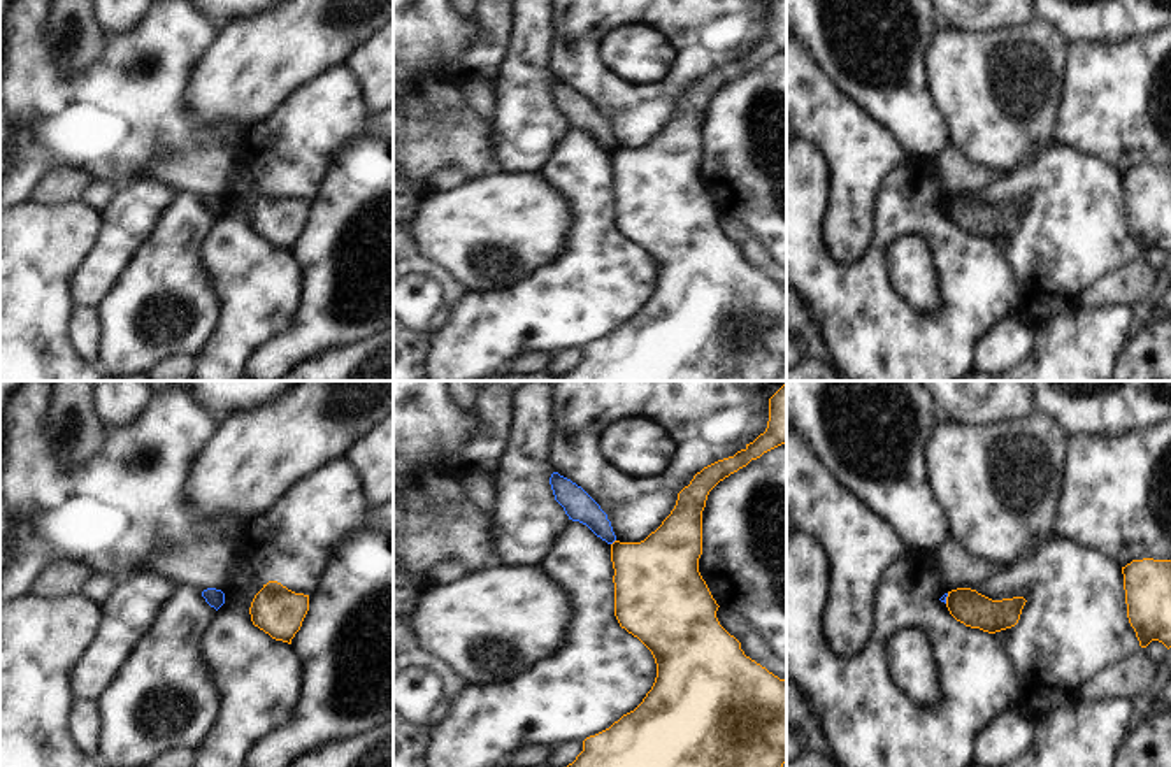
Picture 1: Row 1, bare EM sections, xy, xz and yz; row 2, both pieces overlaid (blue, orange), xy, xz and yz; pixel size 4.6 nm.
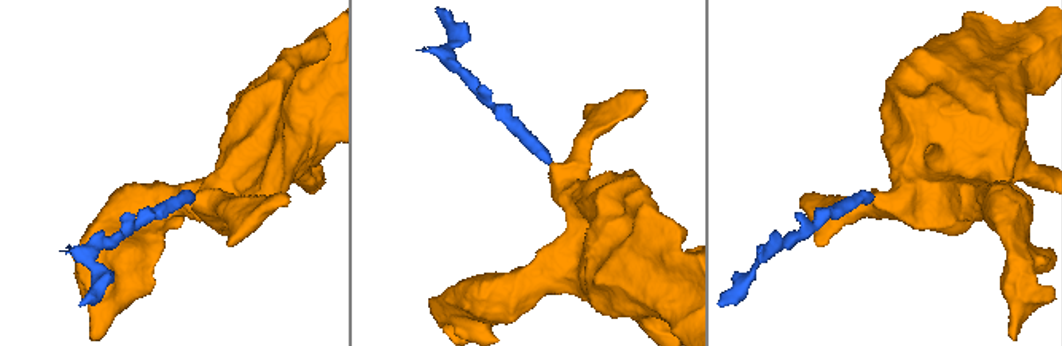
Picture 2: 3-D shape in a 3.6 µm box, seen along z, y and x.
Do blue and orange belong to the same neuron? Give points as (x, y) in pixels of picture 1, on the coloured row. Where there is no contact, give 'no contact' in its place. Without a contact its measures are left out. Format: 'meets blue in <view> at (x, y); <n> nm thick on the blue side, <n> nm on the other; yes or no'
meets blue in xz at (613, 541); 140 nm thick on the blue side, 360 nm on the other; no

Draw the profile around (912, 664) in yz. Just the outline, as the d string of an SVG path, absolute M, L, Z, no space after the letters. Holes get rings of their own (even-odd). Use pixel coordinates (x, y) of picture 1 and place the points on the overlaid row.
M904 628L887 642L890 674L895 686L918 706L939 702L939 676L927 635Z

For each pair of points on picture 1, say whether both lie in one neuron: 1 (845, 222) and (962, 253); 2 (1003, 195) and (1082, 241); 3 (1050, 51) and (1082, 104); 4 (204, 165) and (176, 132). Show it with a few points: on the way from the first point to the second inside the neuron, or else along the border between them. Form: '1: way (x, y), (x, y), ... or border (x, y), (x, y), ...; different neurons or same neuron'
1: border (878, 190), (875, 239), (852, 264); different neurons
2: way (1022, 195), (1036, 195), (1063, 222); same neuron
3: border (1070, 44), (1064, 92), (1056, 113); different neurons
4: border (234, 146), (160, 157), (153, 162); different neurons

